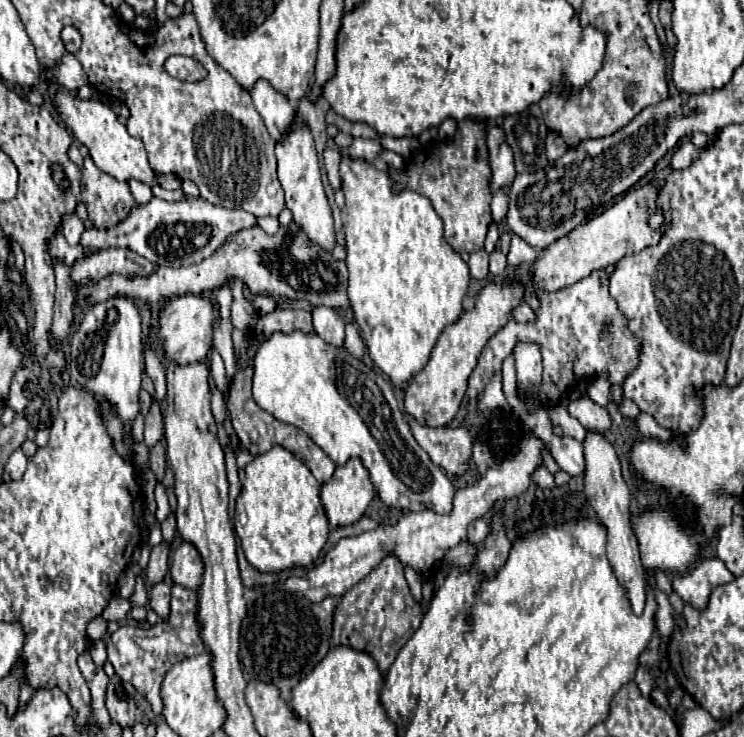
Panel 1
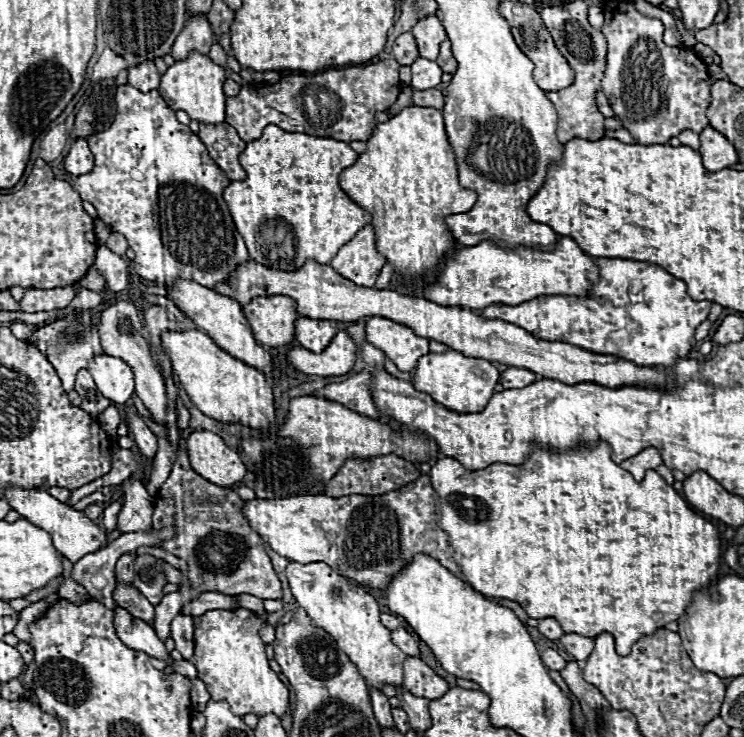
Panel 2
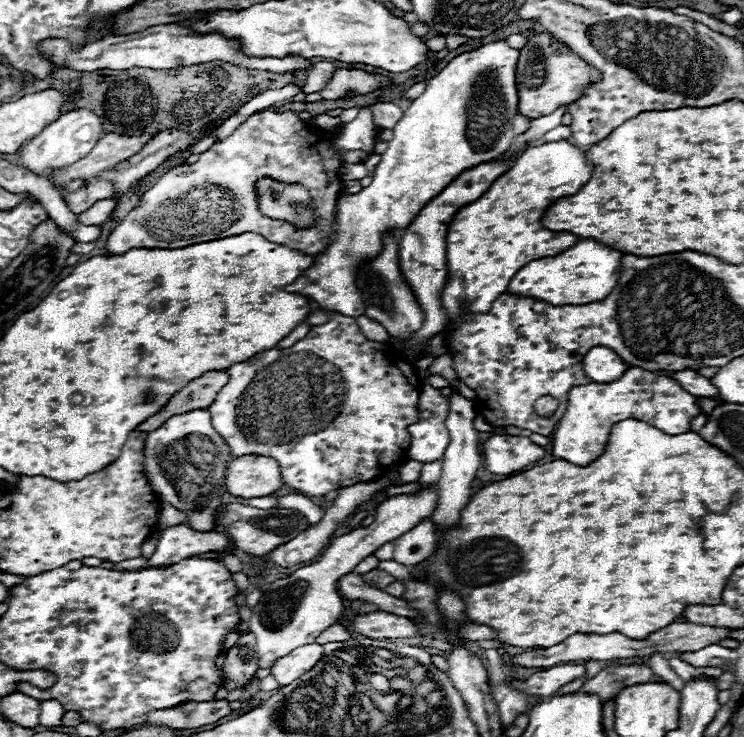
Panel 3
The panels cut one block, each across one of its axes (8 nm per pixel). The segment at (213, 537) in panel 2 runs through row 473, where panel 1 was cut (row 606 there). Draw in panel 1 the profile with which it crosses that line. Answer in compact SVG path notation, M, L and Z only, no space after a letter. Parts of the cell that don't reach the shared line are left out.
M172 586L172 602L170 602L170 616L150 630L138 626L122 626L118 632L106 638L108 646L108 660L112 662L120 680L130 682L152 706L152 712L160 716L162 700L160 700L160 684L166 672L192 656L202 654L206 648L200 640L198 624L196 624L196 590L186 590L180 586Z

